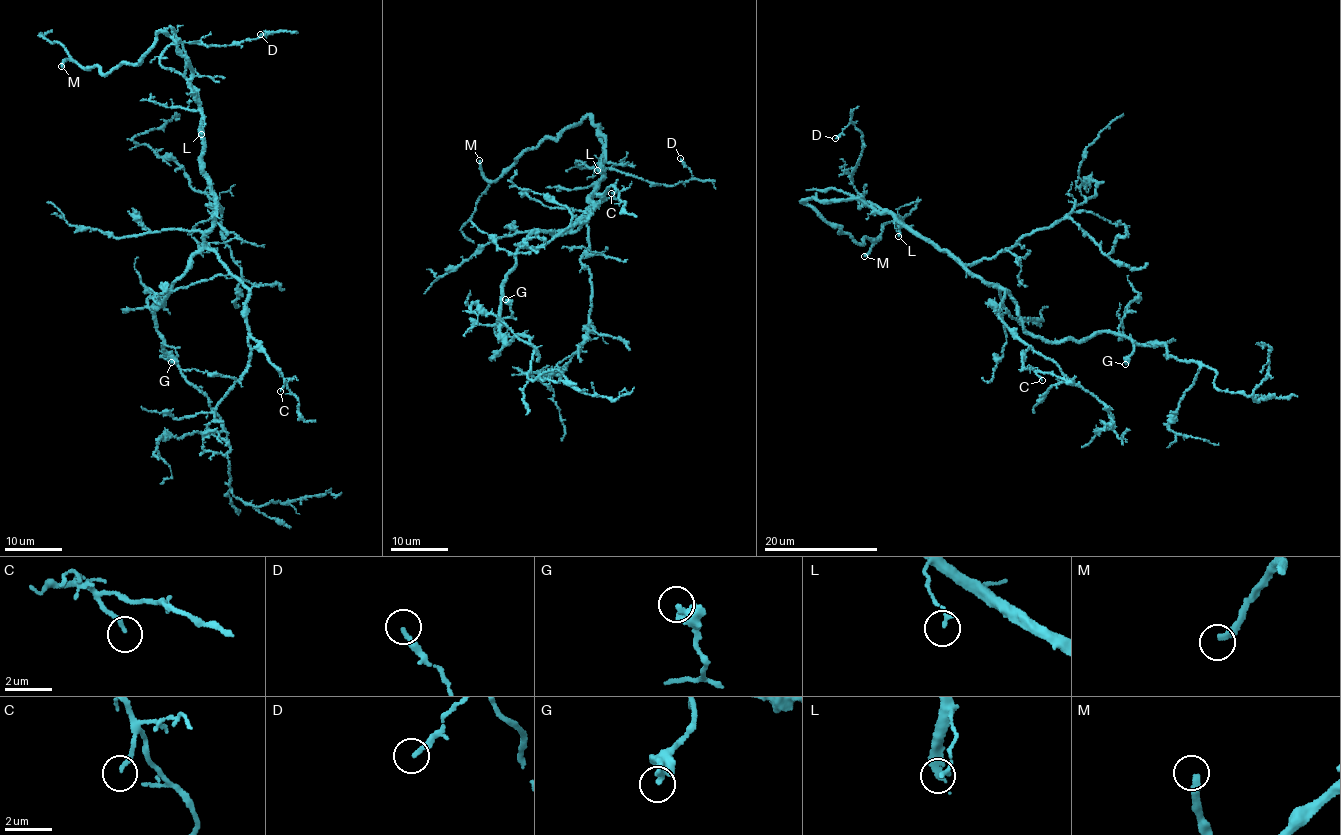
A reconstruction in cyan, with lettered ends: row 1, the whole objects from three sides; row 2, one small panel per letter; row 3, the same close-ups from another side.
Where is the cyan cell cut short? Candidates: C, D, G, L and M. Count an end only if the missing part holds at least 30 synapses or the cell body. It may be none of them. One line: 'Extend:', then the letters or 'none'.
Extend: M

